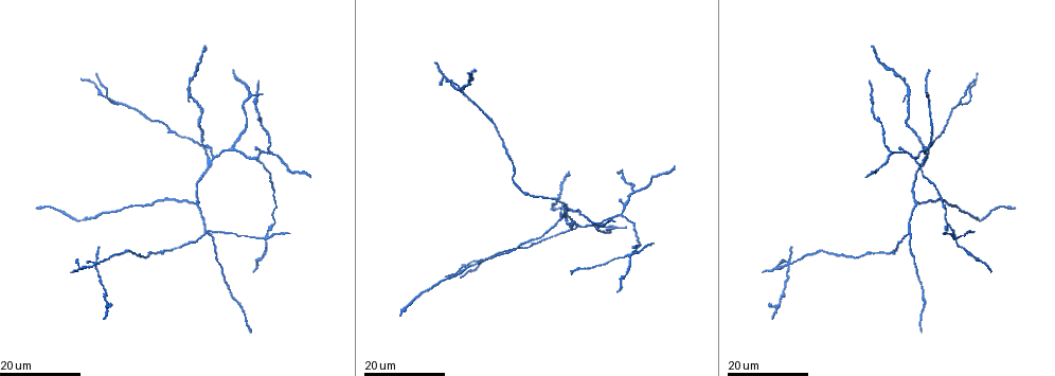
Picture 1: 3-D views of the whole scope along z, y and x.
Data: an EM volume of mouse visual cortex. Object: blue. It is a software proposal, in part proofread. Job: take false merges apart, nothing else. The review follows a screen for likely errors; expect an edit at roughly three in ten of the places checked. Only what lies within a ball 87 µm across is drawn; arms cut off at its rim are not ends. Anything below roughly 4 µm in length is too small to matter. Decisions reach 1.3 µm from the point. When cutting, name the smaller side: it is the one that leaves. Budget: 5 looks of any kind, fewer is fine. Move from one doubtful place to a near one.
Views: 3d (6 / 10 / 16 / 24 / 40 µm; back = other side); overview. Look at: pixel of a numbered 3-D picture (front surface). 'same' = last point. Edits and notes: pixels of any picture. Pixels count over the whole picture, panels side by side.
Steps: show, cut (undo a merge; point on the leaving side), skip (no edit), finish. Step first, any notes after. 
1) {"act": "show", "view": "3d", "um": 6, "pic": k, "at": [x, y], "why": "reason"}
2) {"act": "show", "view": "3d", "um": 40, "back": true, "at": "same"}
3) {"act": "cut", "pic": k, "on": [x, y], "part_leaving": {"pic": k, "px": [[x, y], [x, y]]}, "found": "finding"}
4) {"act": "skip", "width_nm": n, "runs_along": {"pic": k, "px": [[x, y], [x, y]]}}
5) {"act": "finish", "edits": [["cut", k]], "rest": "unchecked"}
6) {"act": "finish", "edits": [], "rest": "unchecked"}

{"act": "show", "view": "3d", "um": 24, "pic": 1, "at": [563, 212]}

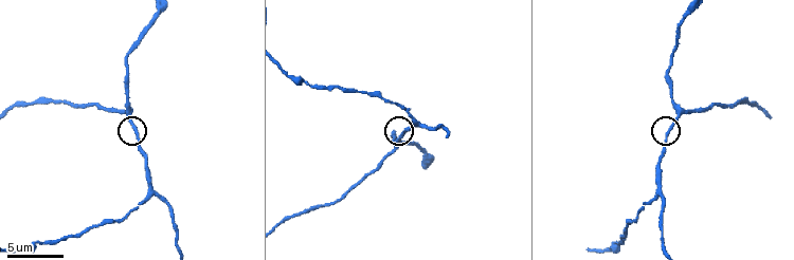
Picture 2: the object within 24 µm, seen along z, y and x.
{"act": "show", "view": "3d", "um": 10, "pic": 2, "at": [133, 127], "why": "closer look"}

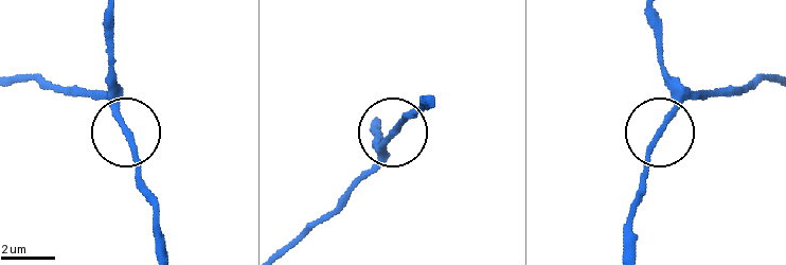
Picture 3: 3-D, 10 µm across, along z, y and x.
{"act": "skip", "side_arm_um": 73, "runs_along": {"pic": 3, "px": [[661, 129], [670, 75]]}, "found": "one cell here"}

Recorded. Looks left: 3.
{"act": "show", "view": "3d", "um": 24, "pic": 1, "at": [631, 254], "why": "side arm on a straight run"}

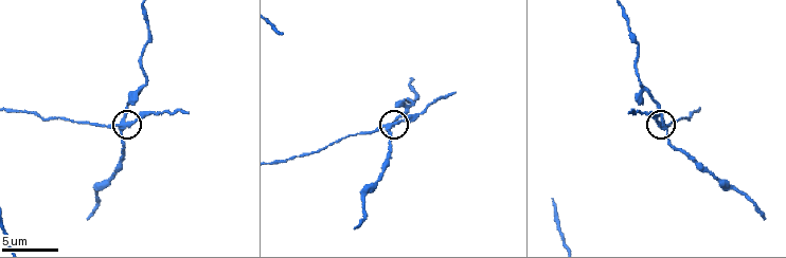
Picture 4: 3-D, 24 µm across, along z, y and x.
{"act": "show", "view": "3d", "um": 6, "pic": 4, "at": [397, 123], "why": "zoom in"}

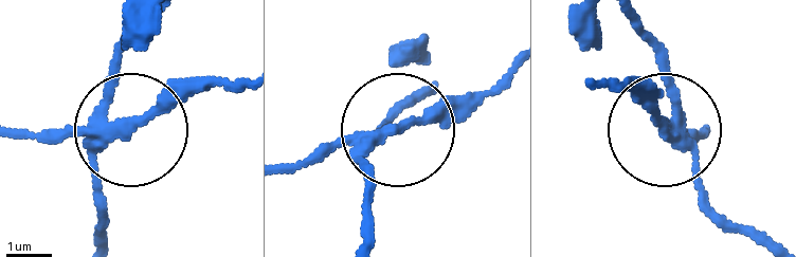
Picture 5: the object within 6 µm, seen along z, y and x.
{"act": "cut", "pic": 5, "on": [163, 112], "arms": 3, "part_leaving": {"pic": 5, "px": [[100, 127], [23, 130]]}, "found": "a second cell is stuck on"}

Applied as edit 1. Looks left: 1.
{"act": "finish", "edits": [["cut", 5]], "rest": "unchecked"}

